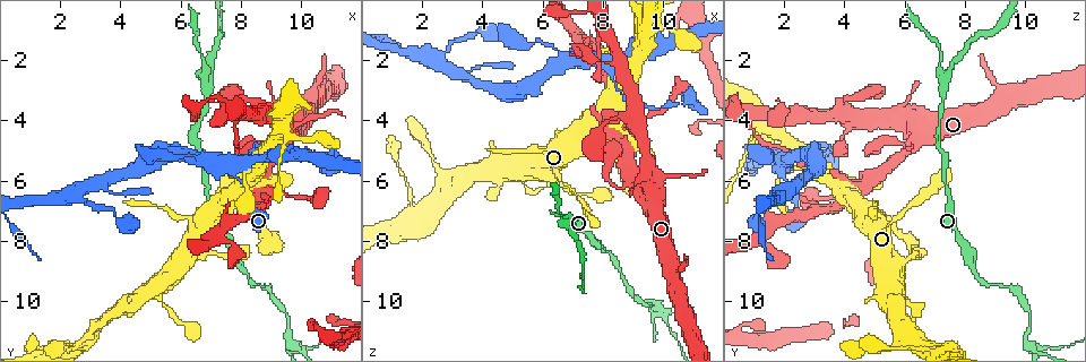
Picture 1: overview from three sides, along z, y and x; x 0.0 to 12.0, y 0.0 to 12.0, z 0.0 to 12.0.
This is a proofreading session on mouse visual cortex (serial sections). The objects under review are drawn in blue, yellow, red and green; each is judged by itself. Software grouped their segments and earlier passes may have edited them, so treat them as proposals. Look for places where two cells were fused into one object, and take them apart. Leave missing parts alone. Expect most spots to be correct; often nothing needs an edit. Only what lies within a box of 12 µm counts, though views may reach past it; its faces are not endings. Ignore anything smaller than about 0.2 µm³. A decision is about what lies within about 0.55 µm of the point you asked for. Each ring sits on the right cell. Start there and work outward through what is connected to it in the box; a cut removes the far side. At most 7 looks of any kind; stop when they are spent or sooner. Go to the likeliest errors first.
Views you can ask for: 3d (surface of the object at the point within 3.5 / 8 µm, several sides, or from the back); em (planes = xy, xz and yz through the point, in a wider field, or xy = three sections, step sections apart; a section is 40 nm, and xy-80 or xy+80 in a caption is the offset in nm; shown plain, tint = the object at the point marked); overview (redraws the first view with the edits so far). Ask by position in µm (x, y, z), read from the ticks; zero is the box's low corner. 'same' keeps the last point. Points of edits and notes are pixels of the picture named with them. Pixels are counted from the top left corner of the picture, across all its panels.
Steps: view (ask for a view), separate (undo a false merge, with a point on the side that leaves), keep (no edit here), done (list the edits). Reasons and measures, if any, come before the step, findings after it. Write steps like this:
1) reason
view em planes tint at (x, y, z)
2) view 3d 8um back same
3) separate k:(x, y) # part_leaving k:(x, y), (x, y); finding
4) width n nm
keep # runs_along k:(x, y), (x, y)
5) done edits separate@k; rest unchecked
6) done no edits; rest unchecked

three arms meet
view 3d 3.5um at (6.8, 2.6, 7.3)

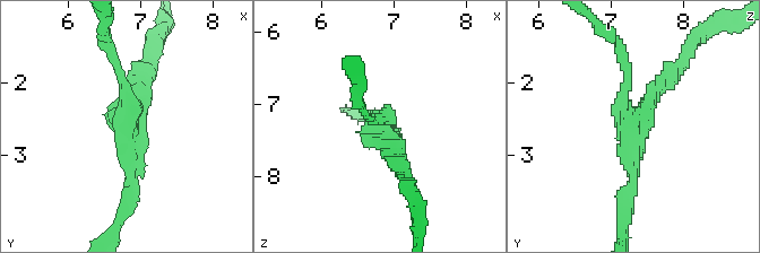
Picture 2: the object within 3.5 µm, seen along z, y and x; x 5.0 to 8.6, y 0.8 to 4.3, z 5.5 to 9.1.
now the EM
view em xy step 5 tint at (6.85, 2.55, 7.35)

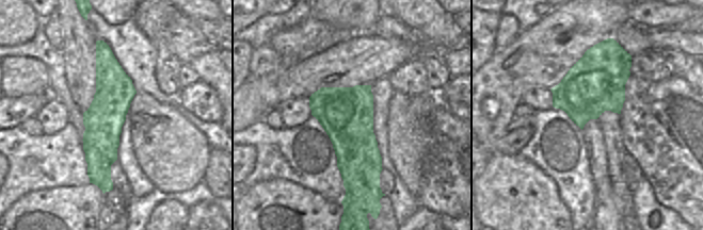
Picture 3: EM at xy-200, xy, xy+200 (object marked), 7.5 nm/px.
view em xy step 3 tint same

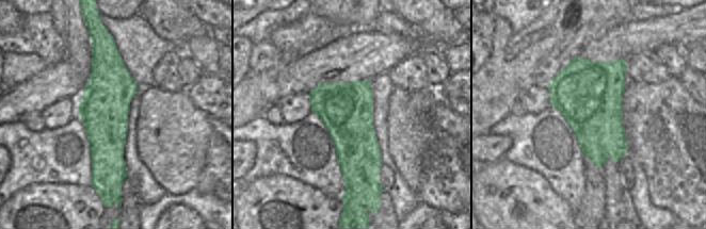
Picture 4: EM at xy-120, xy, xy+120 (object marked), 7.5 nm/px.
arms 3; arm_widths 150, 150, 250 nm
keep # runs_along 4:(112, 42), (109, 166), (114, 180); continuous, no second cell

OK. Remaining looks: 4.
sudden change in width
view 3d 8um at (8.3, 4.9, 2.8)

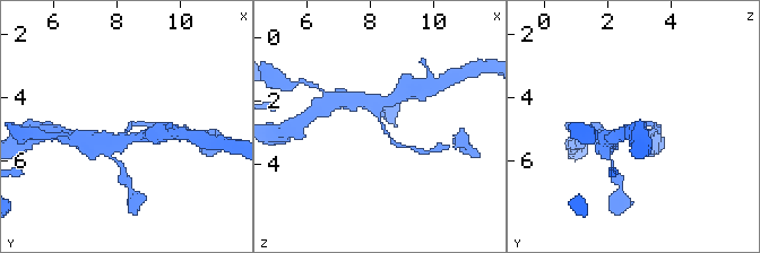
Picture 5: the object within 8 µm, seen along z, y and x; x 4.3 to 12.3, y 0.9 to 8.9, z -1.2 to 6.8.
zoom in
view 3d 3.5um at (8.4, 5.0, 2.8)

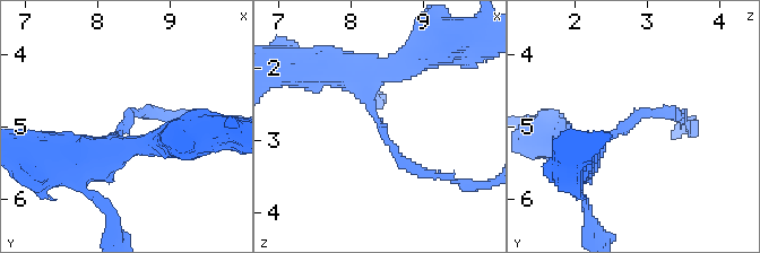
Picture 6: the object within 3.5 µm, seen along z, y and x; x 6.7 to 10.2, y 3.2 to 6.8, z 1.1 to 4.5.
arm_widths 150, 450 nm; shape alone is not enough
view em xy step 1 tint at (8.35, 4.95, 2.75)

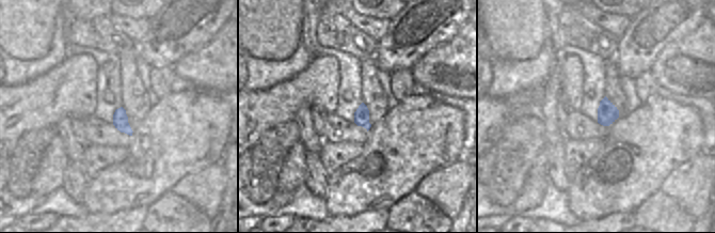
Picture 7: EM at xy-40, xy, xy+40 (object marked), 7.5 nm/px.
width 110 nm
keep # runs_along 6:(346, 76), (364, 81), (398, 159), (423, 171); continuous, no second cell

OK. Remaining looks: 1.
done no edits; rest unchecked

